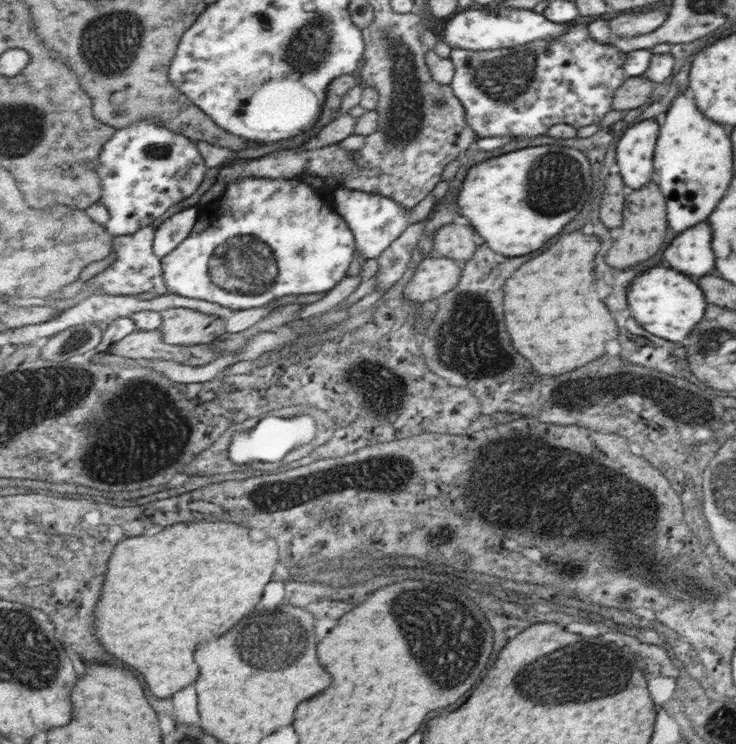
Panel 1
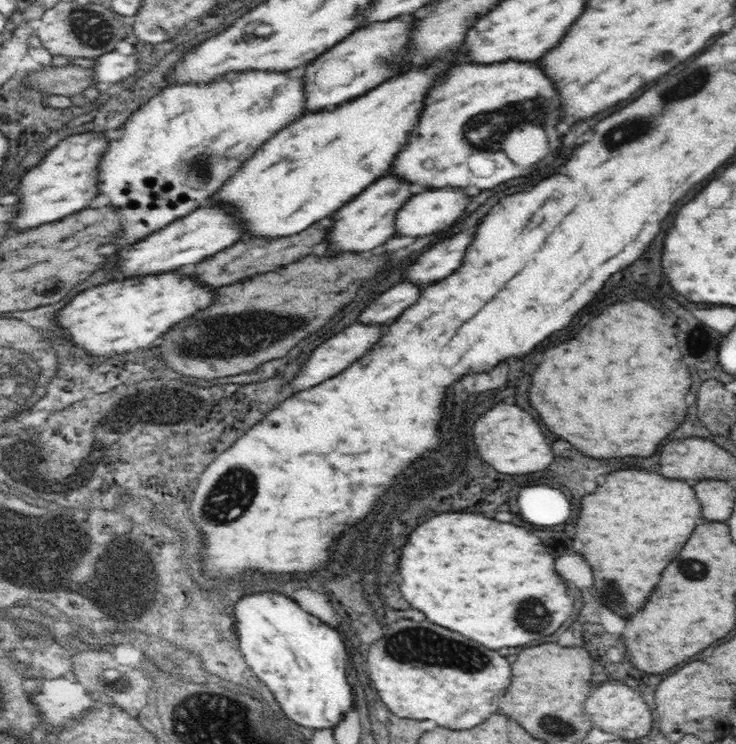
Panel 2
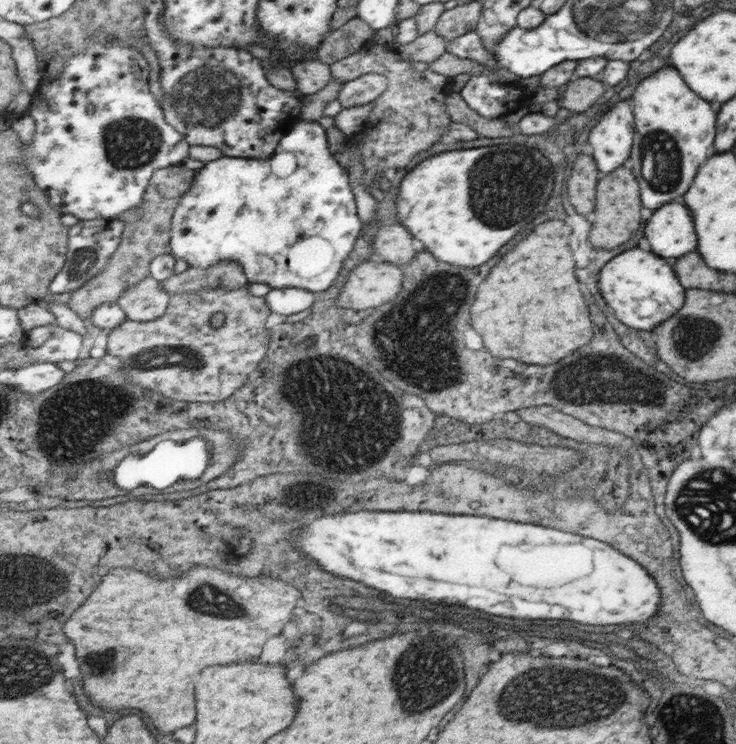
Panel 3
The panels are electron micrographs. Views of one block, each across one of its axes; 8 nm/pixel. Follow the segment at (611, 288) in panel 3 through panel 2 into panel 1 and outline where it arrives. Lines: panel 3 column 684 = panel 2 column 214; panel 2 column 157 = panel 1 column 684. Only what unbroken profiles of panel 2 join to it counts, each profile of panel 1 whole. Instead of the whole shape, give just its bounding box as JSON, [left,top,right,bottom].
[628,222,716,343]

